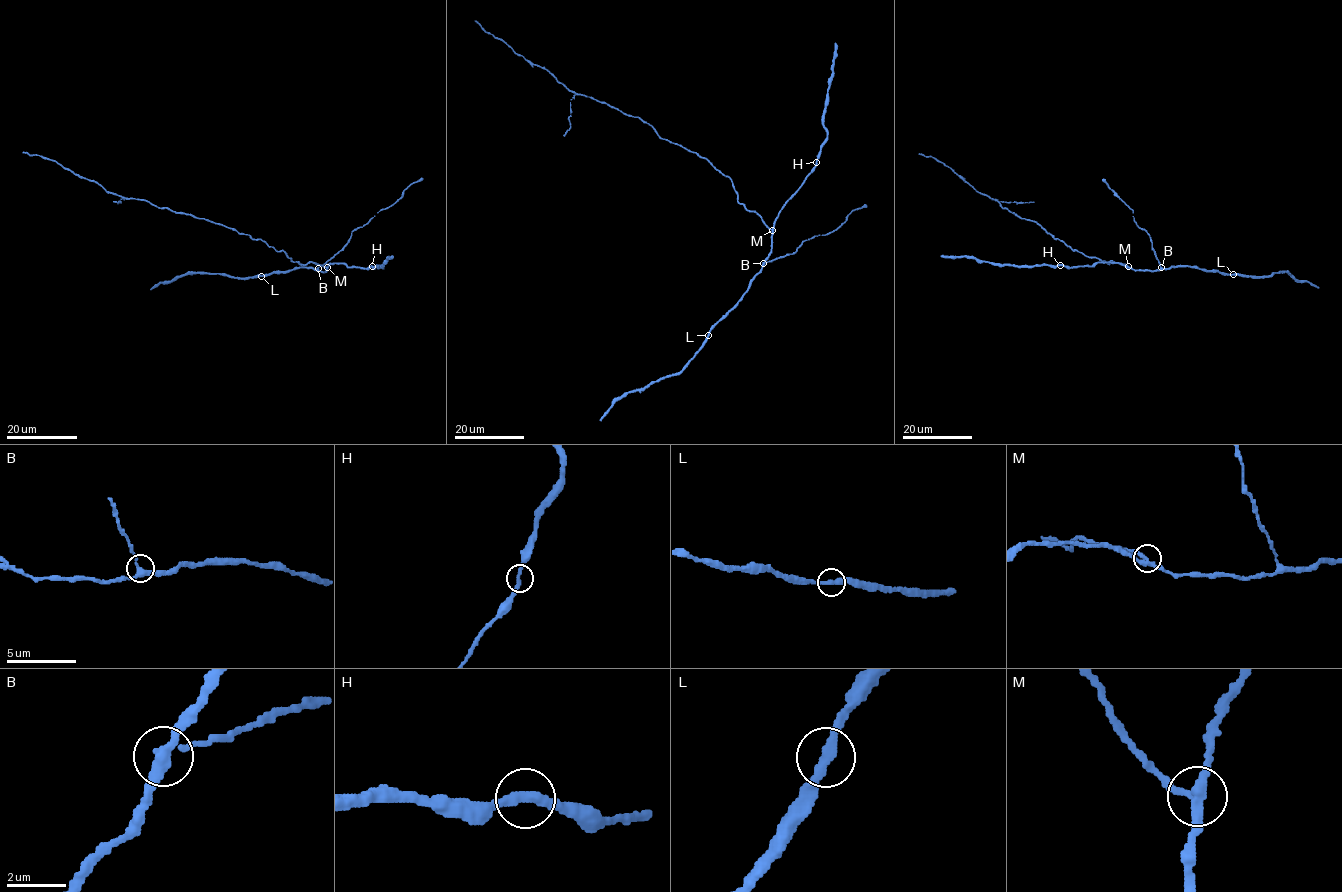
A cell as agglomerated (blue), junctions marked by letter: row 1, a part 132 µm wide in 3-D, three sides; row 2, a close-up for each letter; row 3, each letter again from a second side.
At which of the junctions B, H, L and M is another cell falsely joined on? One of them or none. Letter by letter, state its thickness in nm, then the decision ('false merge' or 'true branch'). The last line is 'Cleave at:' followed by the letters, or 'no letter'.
B: calibre 300 nm; true branch
H: calibre 320 nm; true branch
L: calibre 320 nm; true branch
M: calibre 280 nm; false merge
Cleave at: M

